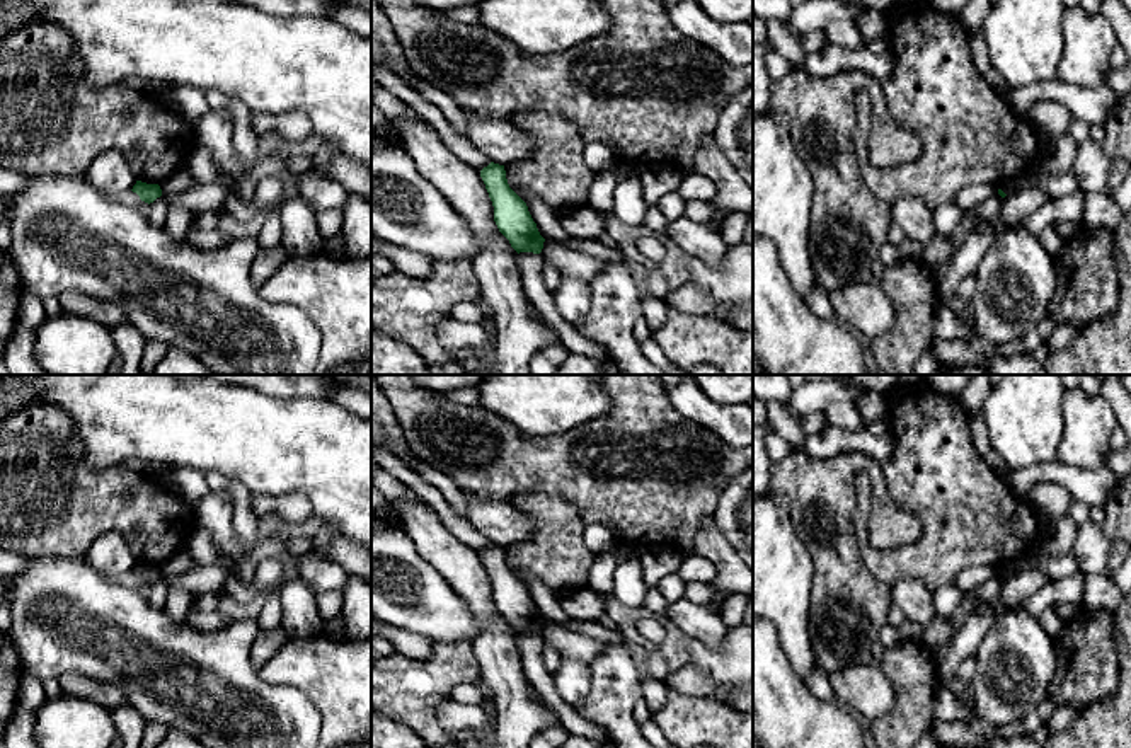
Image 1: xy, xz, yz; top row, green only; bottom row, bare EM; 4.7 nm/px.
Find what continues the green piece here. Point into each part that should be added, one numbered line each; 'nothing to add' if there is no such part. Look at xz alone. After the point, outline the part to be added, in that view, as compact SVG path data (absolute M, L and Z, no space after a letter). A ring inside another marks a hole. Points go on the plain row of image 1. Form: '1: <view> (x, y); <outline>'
nothing to add

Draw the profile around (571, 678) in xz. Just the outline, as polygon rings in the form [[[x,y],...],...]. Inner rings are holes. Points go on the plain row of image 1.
[[[560,656],[560,666],[554,673],[557,693],[572,707],[586,704],[591,673],[588,665]]]

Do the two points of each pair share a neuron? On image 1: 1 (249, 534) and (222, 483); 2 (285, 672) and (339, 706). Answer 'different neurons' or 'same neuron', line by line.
1: same neuron
2: same neuron

